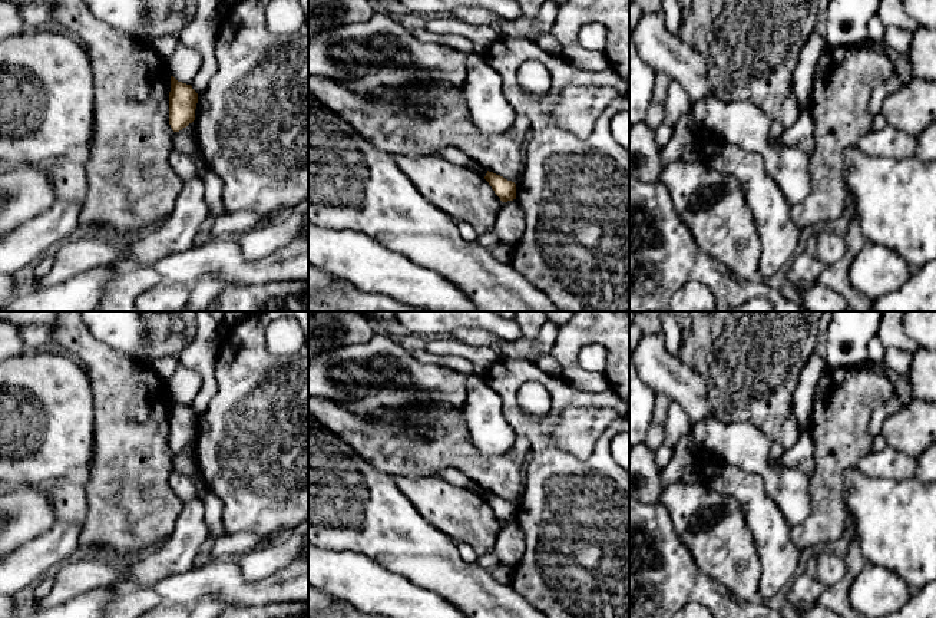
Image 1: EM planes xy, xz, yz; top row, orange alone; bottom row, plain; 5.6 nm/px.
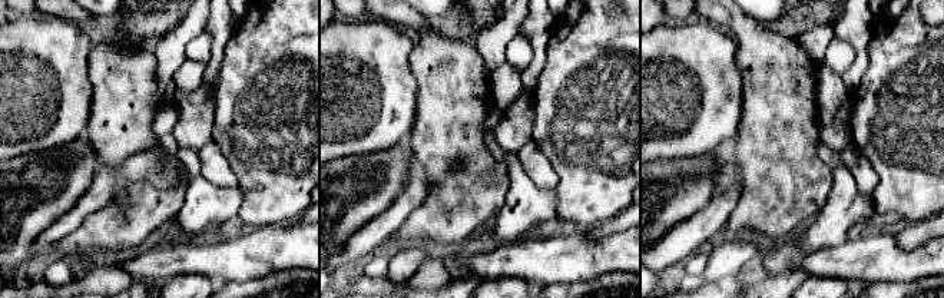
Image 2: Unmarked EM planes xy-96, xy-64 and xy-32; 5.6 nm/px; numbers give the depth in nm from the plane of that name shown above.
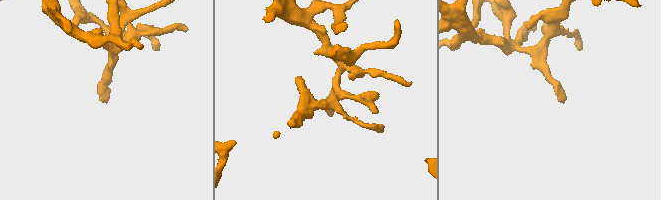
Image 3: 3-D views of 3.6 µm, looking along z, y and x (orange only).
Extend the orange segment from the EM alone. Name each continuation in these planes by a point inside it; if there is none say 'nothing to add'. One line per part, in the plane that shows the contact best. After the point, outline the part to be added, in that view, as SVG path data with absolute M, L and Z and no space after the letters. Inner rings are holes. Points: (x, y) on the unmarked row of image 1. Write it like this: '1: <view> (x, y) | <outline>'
nothing to add

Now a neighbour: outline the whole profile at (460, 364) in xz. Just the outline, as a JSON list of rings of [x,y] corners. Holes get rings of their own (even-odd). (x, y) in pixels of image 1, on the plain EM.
[[[424,348],[420,350],[414,350],[411,351],[411,356],[419,360],[420,363],[424,364],[436,364],[436,366],[441,366],[446,369],[453,369],[456,371],[464,373],[464,374],[474,374],[474,366],[472,364],[472,361],[463,358],[463,357],[457,357],[457,356],[436,356],[429,353]]]

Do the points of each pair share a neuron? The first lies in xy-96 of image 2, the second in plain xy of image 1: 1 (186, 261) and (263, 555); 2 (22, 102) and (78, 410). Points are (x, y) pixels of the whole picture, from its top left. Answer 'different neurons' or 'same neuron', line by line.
1: different neurons
2: same neuron

